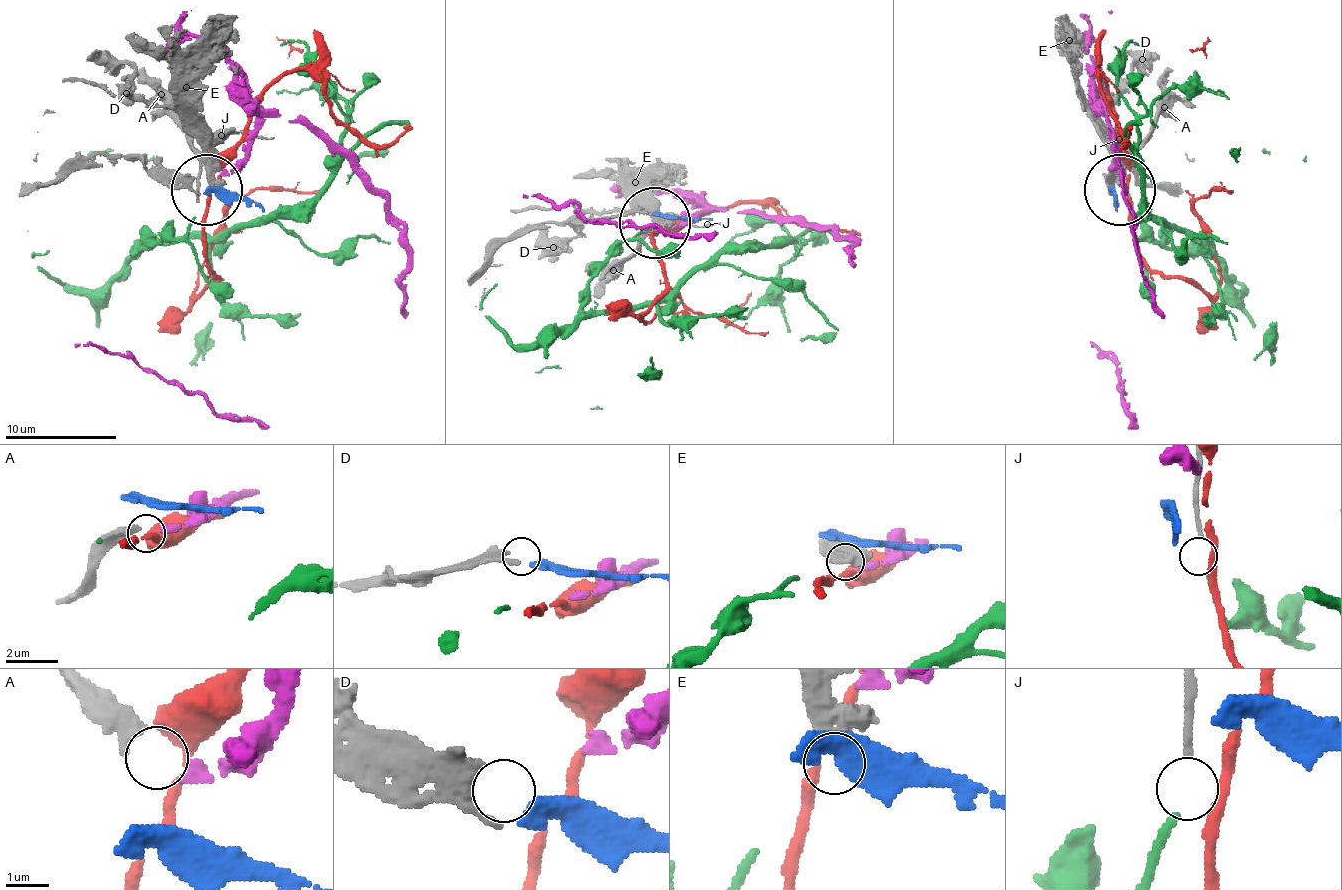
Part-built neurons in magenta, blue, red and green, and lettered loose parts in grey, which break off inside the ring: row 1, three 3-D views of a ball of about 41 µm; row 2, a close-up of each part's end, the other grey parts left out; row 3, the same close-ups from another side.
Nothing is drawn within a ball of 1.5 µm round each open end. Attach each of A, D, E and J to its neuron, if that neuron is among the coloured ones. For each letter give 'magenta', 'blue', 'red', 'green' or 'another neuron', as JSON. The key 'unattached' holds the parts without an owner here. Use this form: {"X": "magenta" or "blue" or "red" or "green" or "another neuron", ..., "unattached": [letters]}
{"A": "magenta", "D": "blue", "E": "another neuron", "J": "green", "unattached": ["E"]}

